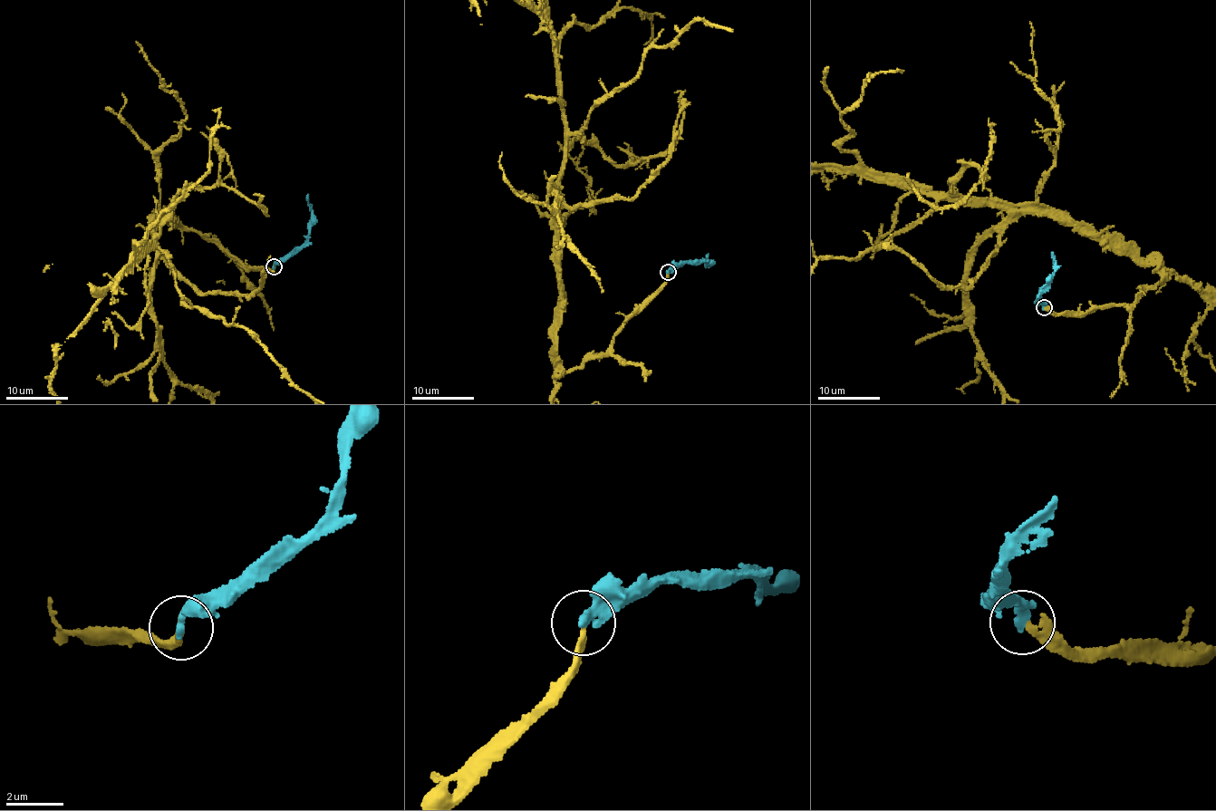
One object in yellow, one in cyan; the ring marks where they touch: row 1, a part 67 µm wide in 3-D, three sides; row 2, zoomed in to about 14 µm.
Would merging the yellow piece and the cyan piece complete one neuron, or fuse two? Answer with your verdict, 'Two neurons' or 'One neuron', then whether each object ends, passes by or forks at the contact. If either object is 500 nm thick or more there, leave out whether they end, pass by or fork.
One neuron. At the ring yellow ends. At the ring cyan ends

